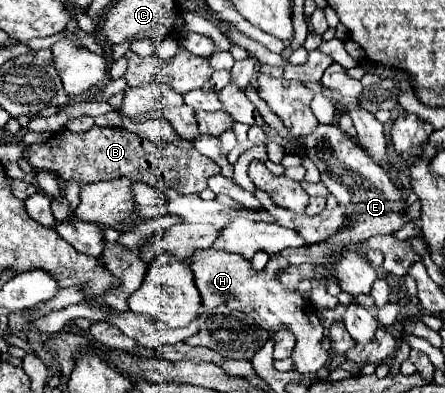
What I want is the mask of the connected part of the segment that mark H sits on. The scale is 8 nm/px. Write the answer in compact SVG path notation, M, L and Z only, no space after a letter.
M199 249L193 253L193 257L189 257L189 263L195 273L197 289L203 297L203 311L211 311L215 307L219 307L221 303L229 305L231 311L241 311L247 315L255 311L253 319L263 329L275 333L275 331L283 331L283 327L287 327L287 331L291 331L295 335L297 343L295 343L291 359L293 359L293 369L297 373L315 377L317 371L327 365L329 353L323 351L323 347L321 347L323 325L317 319L315 309L311 311L311 307L303 301L299 291L285 289L275 277L275 273L279 269L289 265L285 259L273 257L273 259L269 259L267 267L261 273L255 273L251 263L241 255L233 255L233 253L217 251L217 249Z

